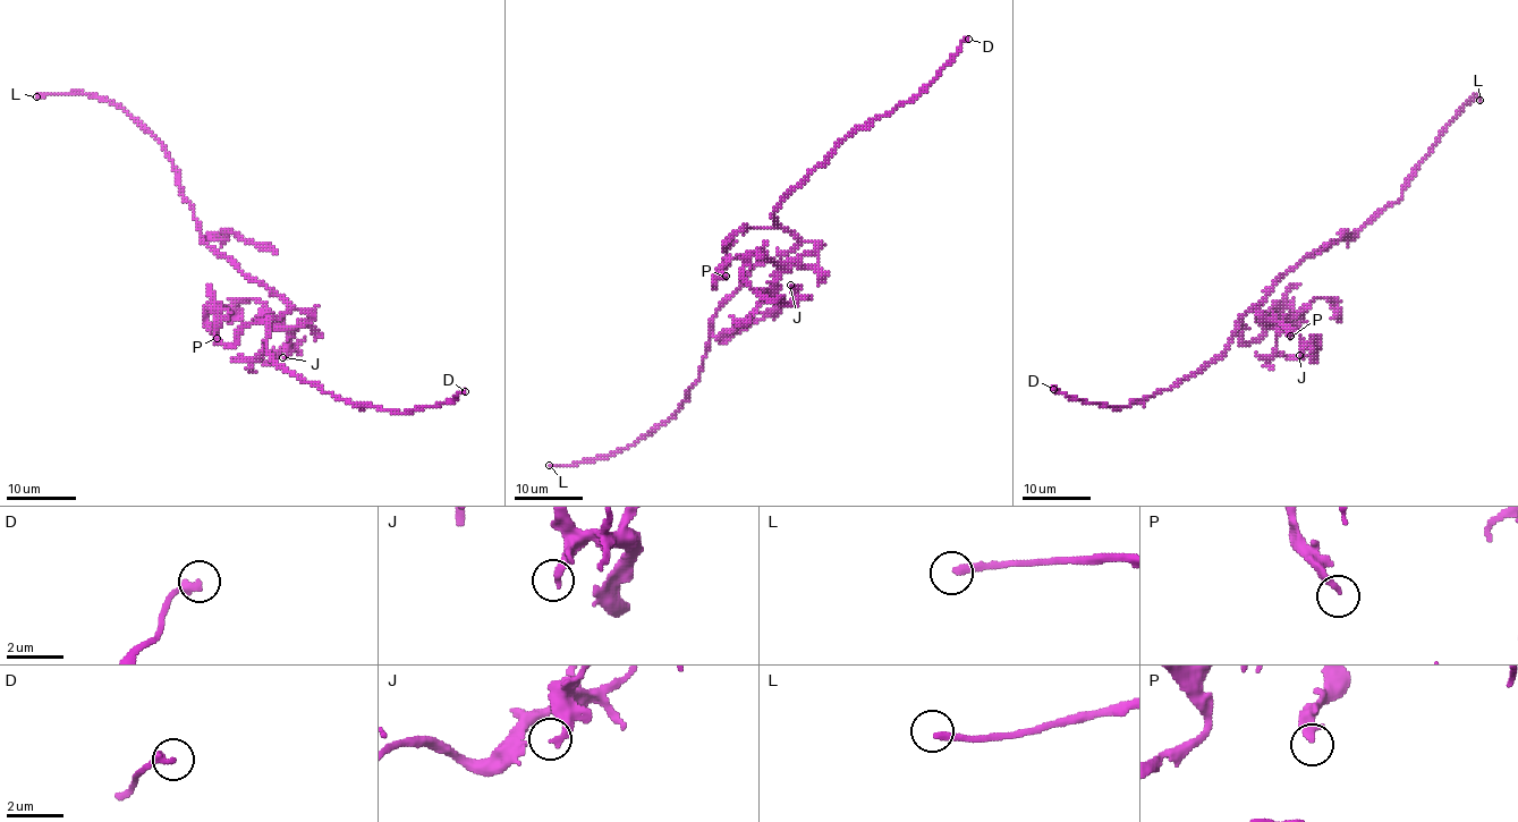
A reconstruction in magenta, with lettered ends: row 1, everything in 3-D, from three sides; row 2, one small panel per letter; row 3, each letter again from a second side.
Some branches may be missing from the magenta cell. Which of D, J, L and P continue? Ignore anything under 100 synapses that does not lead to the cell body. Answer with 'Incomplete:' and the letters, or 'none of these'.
Incomplete: L

